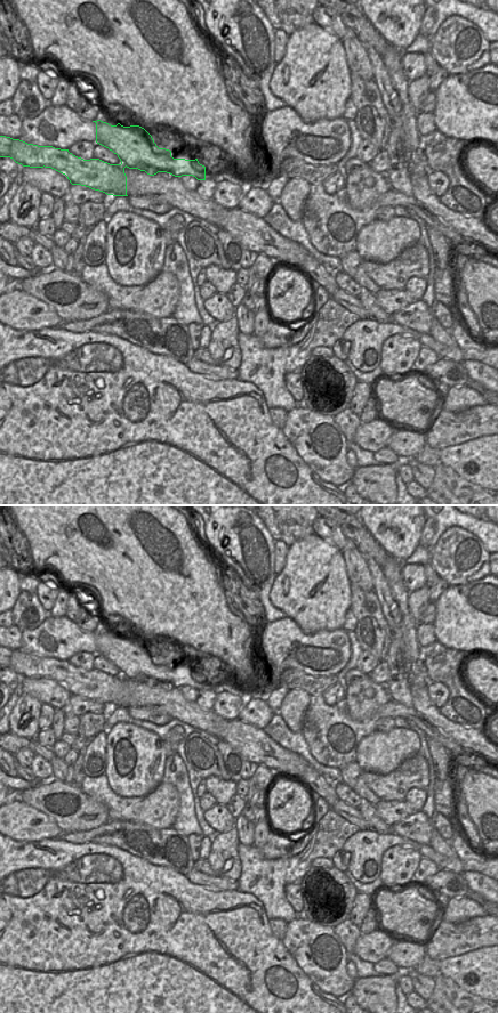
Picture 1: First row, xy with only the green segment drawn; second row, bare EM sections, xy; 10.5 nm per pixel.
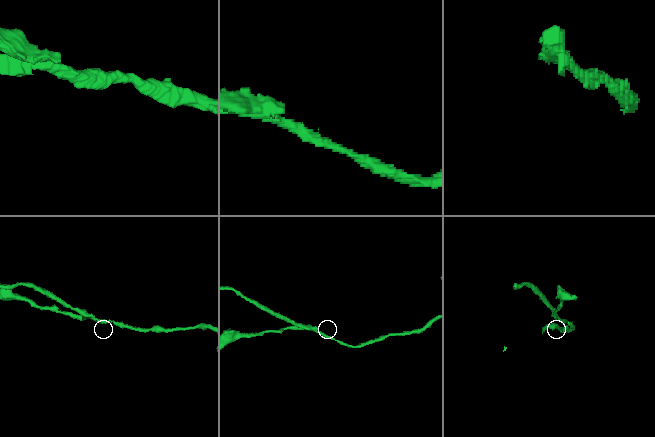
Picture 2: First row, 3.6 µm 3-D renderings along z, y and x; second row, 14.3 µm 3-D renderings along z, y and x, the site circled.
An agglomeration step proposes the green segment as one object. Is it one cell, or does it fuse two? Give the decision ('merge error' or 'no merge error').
merge error

